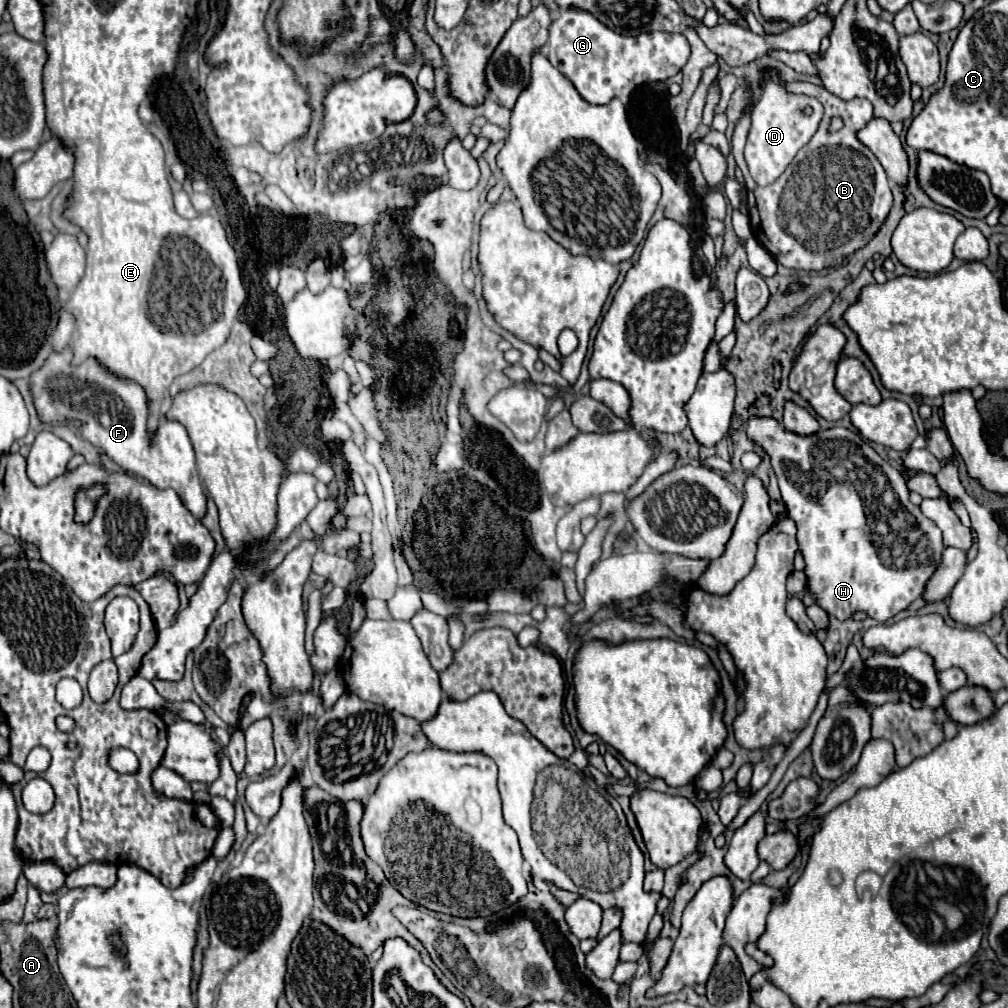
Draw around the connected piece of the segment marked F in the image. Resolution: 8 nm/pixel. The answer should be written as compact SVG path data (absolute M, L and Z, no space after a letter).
M68 343L62 351L50 353L40 371L36 371L32 379L28 379L28 385L42 423L74 427L74 421L78 421L80 425L74 429L84 441L104 451L124 471L148 479L158 489L172 487L186 509L196 519L202 519L202 515L206 513L206 497L198 479L190 437L184 425L166 419L166 415L160 417L160 423L150 437L150 407L144 387L132 383L132 379L120 379L120 375L104 371L104 367L96 363L96 359L86 359L84 363L72 367L72 343Z

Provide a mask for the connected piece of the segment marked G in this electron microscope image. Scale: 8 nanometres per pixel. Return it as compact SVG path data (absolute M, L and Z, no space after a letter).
M578 7L560 9L560 17L552 19L548 27L548 61L562 73L572 79L572 85L580 97L592 105L606 105L614 97L628 99L630 93L644 83L658 83L674 77L688 61L690 45L682 33L640 33L640 35L620 35L604 27L590 11L580 11Z

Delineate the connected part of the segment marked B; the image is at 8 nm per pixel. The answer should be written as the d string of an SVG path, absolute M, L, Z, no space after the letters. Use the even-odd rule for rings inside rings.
M786 83L788 91L804 91L806 95L816 97L824 105L824 117L820 121L818 131L814 137L798 151L798 155L792 161L792 175L784 187L784 193L780 197L780 183L776 185L766 185L758 187L748 173L746 161L744 161L744 145L748 139L750 131L750 117L748 113L740 119L734 131L734 157L738 163L738 169L744 175L746 189L748 189L748 211L750 211L750 223L754 229L754 237L772 253L776 263L784 267L794 267L794 269L826 269L826 267L838 267L842 265L854 251L862 249L884 225L890 207L892 207L892 189L888 183L888 177L880 165L880 161L874 157L874 153L860 143L858 131L860 127L866 127L866 123L872 119L872 105L868 99L852 99L852 101L842 101L824 87L812 85L812 83ZM832 117L842 117L844 127L838 133L828 133L828 123Z

